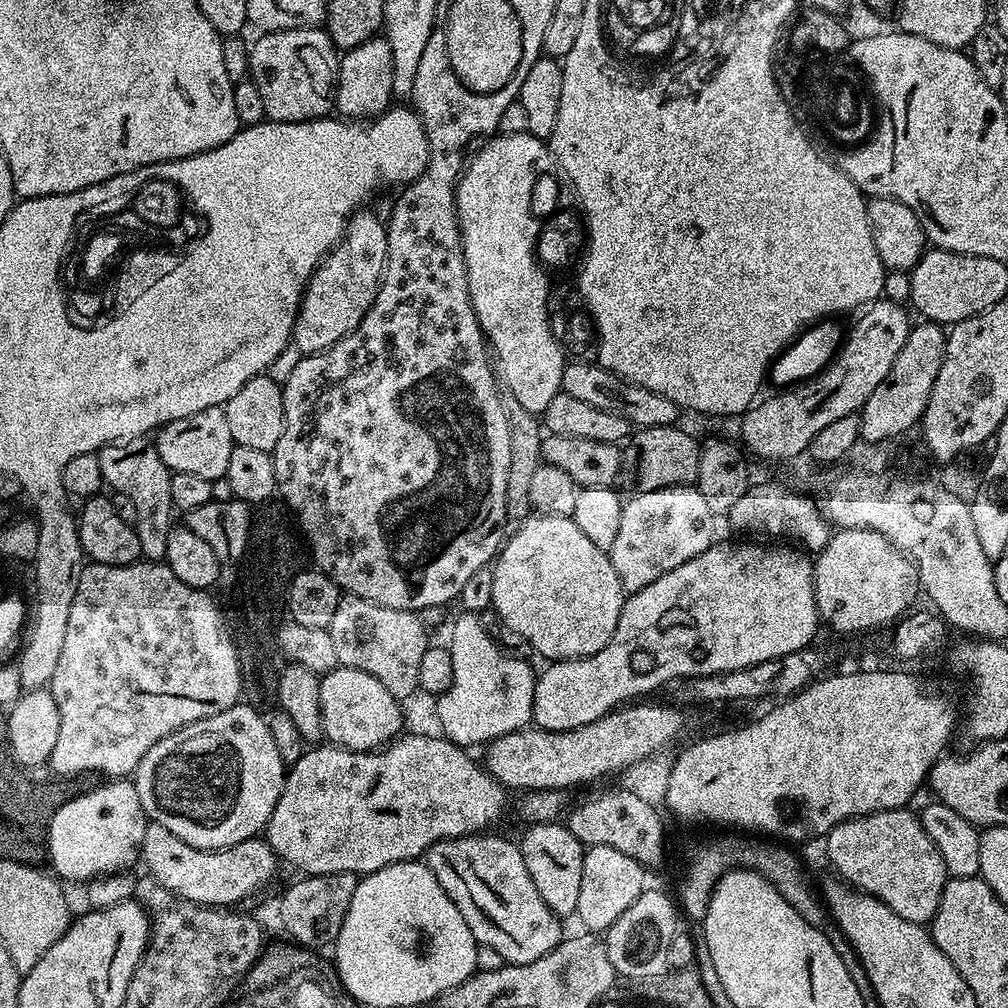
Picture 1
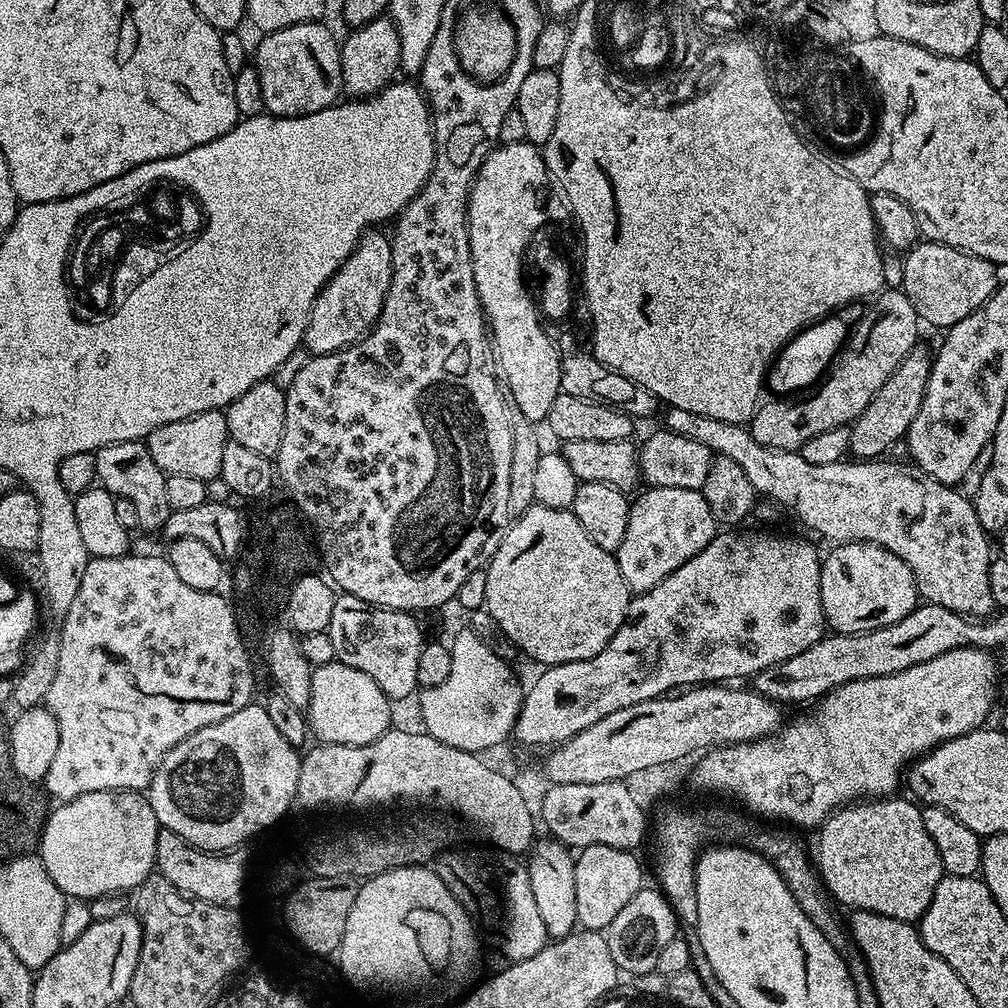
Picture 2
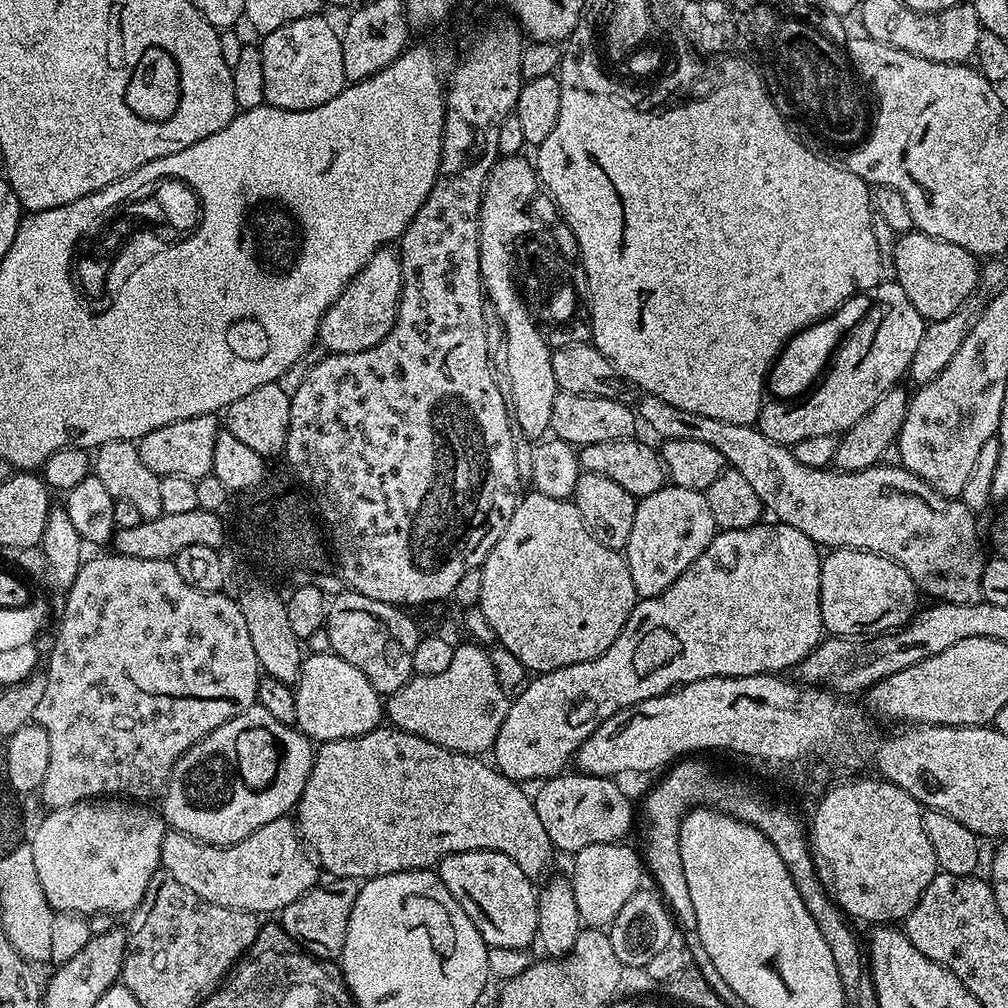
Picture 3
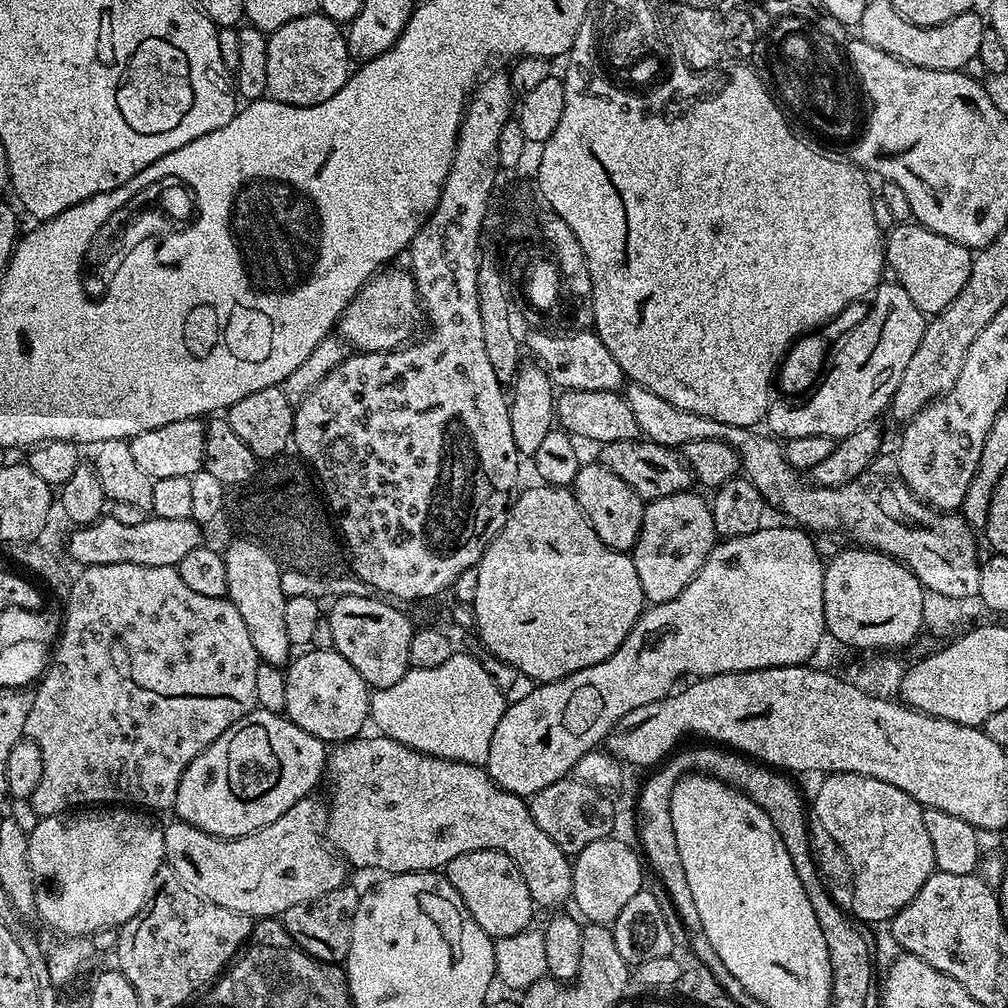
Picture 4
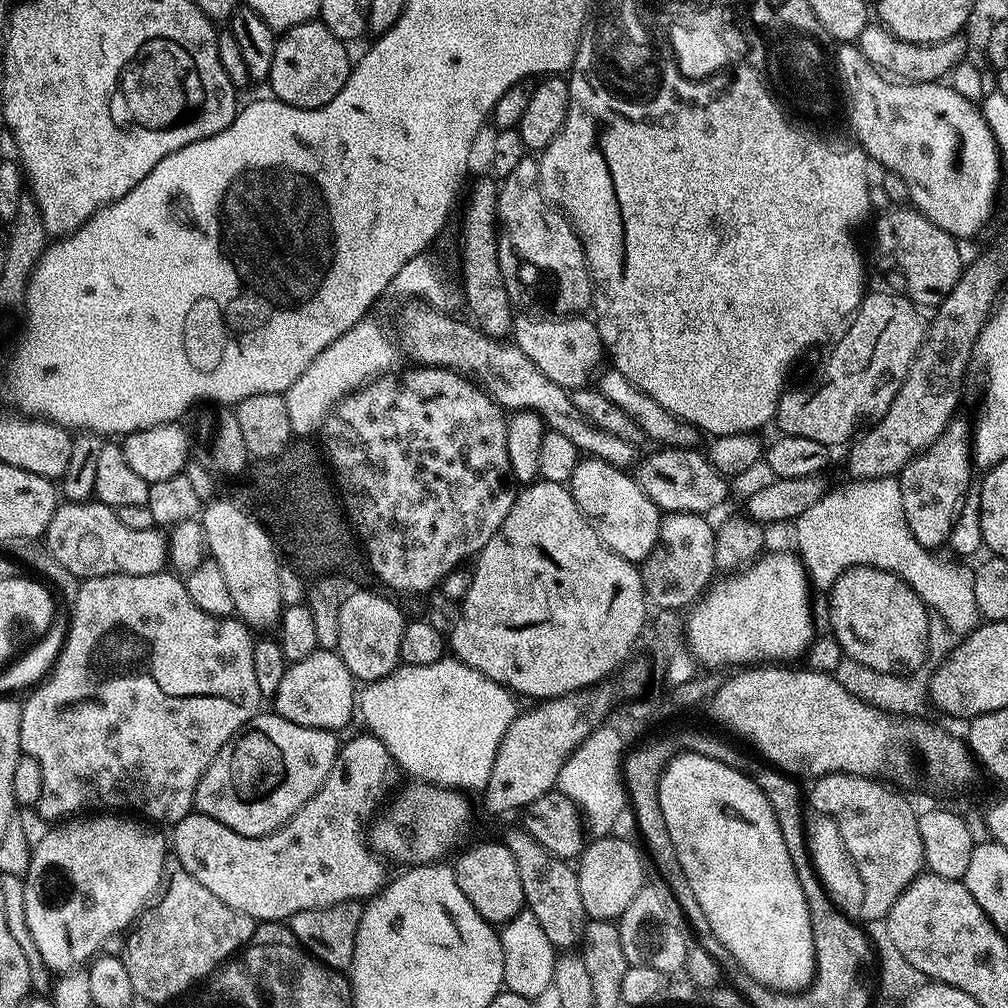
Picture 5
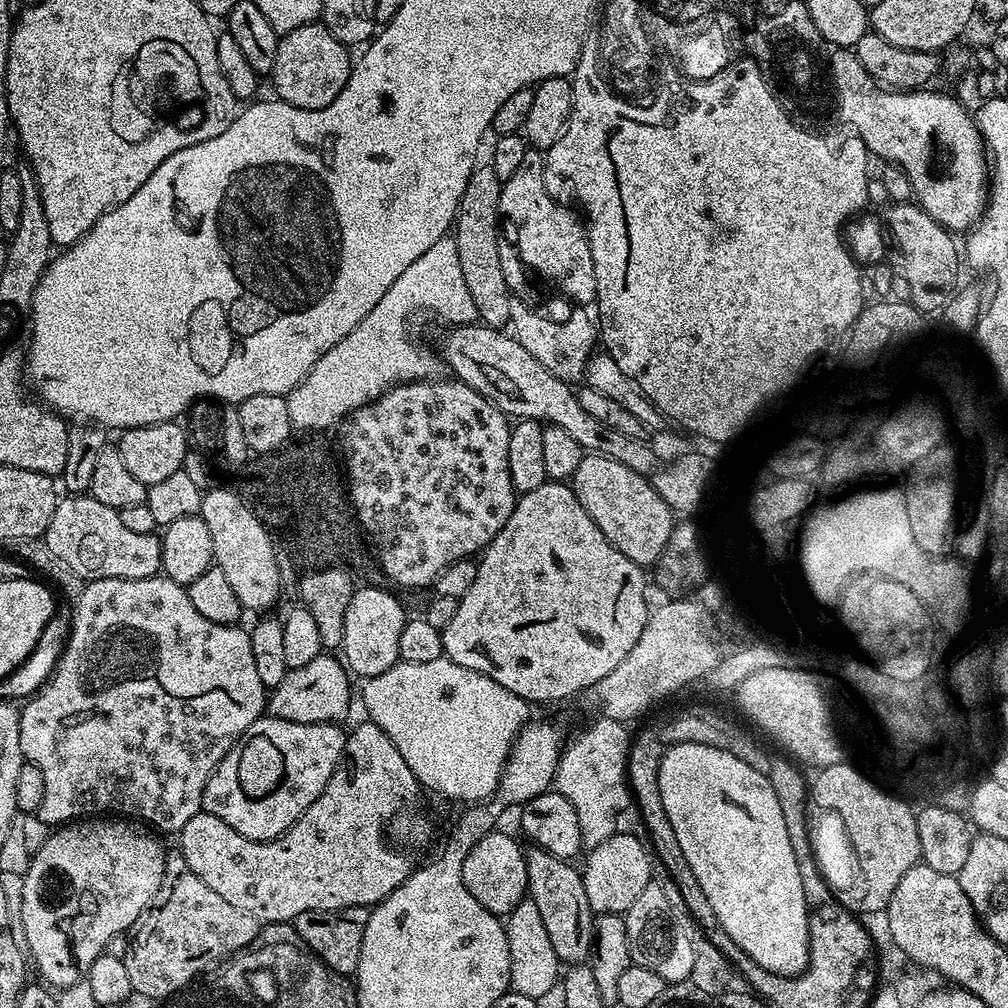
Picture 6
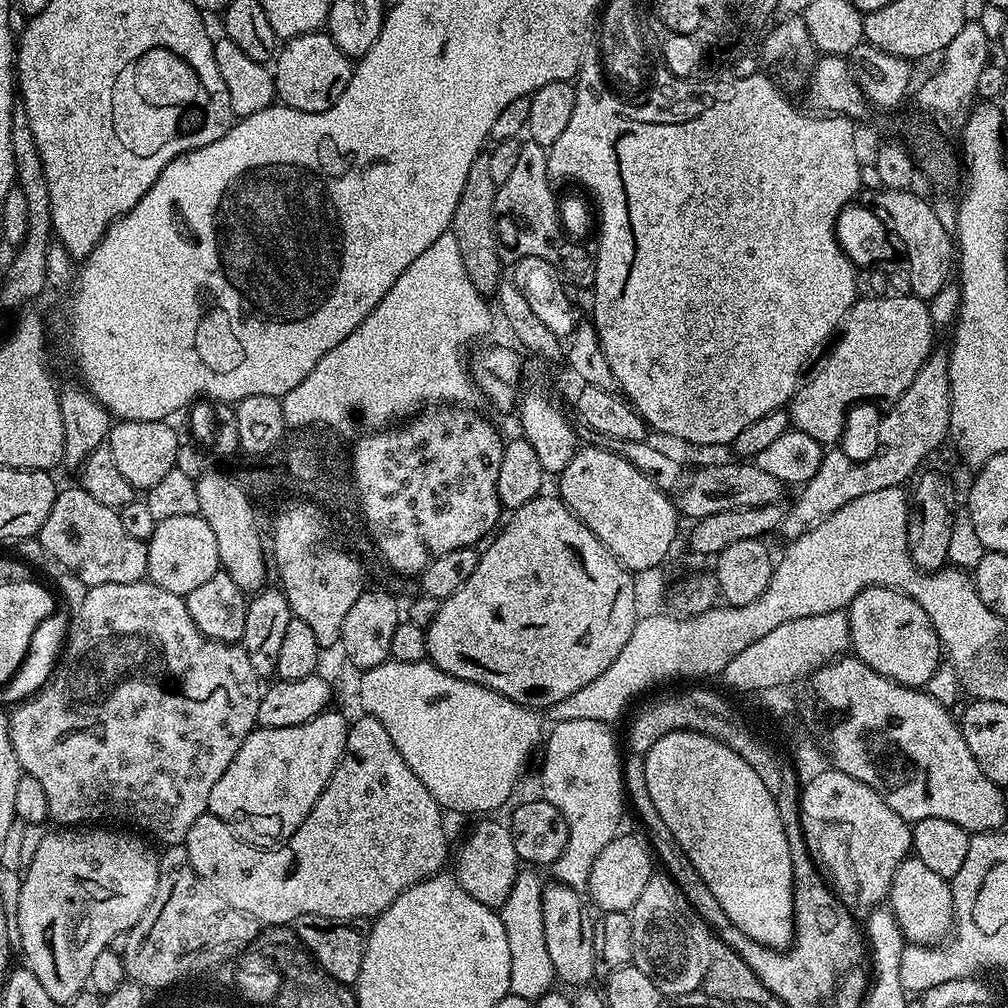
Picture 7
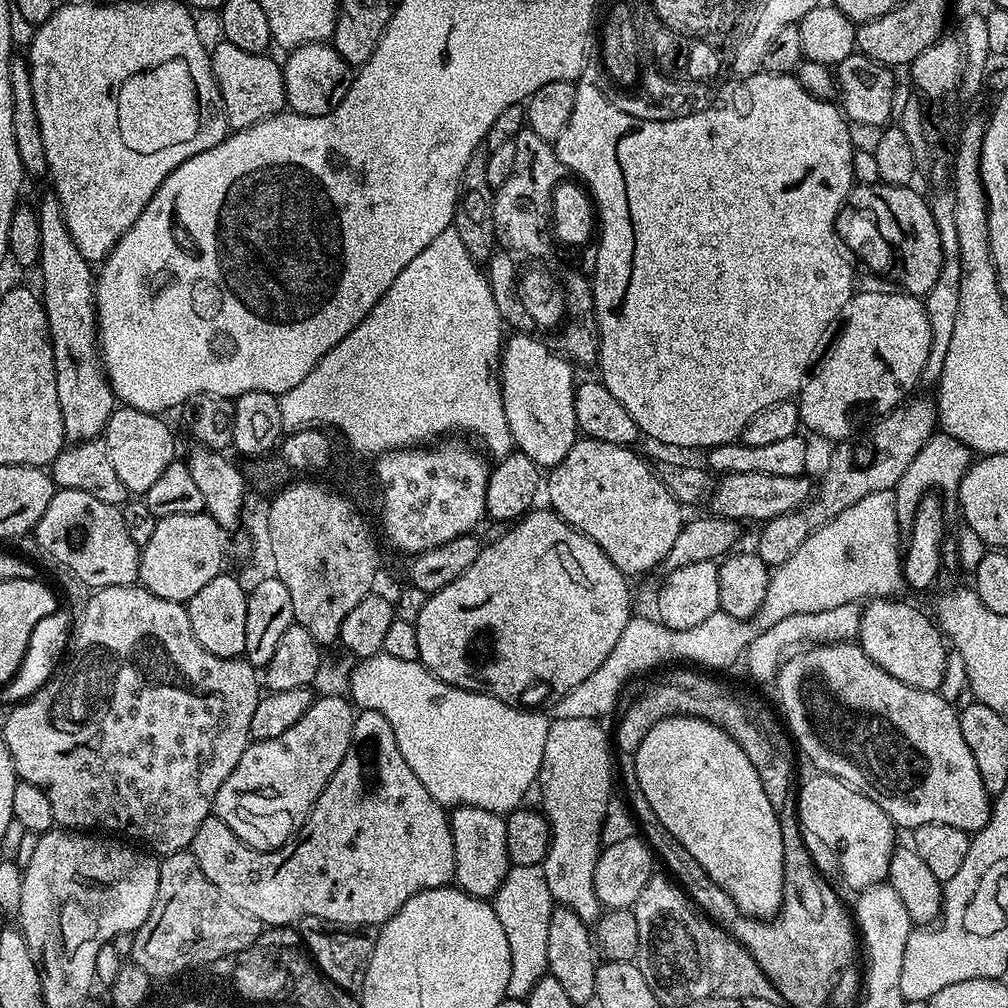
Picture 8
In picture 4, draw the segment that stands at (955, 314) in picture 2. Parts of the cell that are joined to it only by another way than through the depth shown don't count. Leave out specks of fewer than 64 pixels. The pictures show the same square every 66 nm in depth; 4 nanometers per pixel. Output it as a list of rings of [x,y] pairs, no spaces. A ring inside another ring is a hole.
[[[896,222],[886,232],[884,242],[884,259],[898,274],[896,283],[910,294],[910,302],[918,306],[925,317],[931,318],[958,294],[962,294],[962,286],[966,286],[966,278],[970,278],[970,266],[973,253],[964,245],[946,238],[942,234],[934,234],[934,230],[923,228],[915,222]]]

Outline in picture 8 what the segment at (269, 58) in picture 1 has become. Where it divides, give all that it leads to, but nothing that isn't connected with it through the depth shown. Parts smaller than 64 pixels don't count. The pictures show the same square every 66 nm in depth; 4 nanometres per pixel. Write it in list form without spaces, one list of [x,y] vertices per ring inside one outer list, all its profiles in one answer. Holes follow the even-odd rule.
[[[331,43],[304,44],[287,53],[288,61],[283,61],[284,98],[287,107],[303,116],[330,114],[346,98],[354,75],[353,65],[347,64]]]

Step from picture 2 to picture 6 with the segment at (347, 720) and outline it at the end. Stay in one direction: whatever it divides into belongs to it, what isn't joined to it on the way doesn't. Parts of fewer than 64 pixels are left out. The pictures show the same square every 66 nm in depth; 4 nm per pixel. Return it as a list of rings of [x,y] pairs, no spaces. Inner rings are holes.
[[[321,654],[314,662],[306,662],[306,666],[290,668],[286,678],[271,689],[266,700],[267,715],[276,716],[280,720],[302,722],[303,724],[330,724],[343,721],[348,707],[352,704],[352,684],[345,665],[332,654]]]

